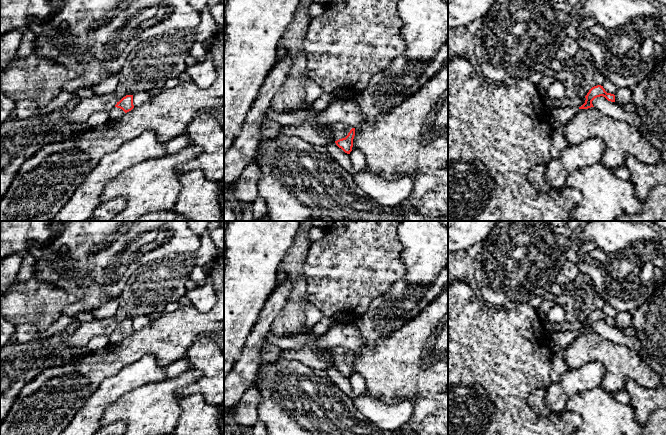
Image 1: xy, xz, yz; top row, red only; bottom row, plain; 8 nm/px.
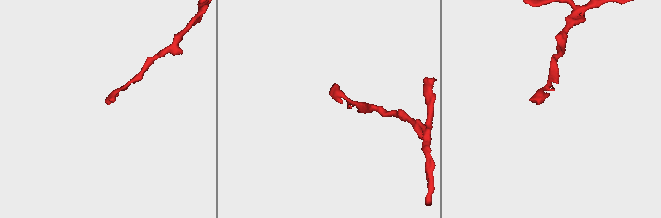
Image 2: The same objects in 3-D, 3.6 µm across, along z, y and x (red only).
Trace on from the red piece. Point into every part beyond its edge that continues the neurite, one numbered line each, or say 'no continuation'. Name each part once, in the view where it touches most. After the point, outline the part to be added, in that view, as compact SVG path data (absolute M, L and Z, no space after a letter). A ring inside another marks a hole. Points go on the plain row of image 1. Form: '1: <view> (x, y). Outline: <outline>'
1: xz (340, 353). Outline: M337 346L337 347L331 348L331 352L334 357L335 365L345 362L350 356L350 354L352 353L351 350L343 346Z

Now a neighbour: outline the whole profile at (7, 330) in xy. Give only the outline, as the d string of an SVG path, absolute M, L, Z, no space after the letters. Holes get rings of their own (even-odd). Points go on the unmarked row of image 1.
M0 314L0 350L12 342L12 338L15 334L16 326L5 318L2 317Z

